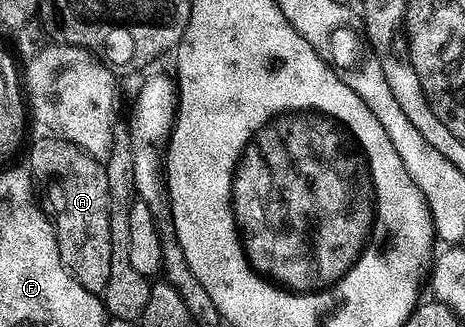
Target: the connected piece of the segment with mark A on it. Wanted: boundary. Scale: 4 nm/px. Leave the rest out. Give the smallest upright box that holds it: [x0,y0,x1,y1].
[28,136,112,295]

